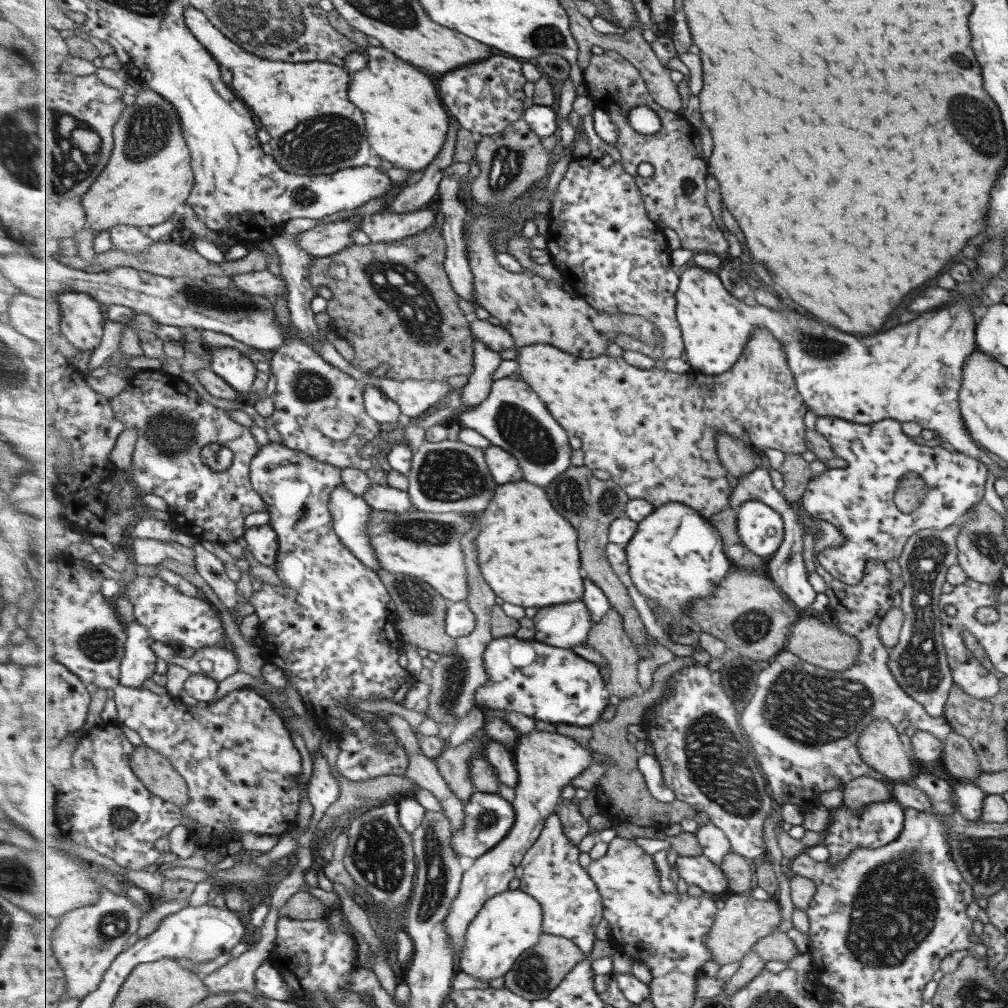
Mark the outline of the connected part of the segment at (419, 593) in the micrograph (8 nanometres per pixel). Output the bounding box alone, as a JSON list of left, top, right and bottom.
[377,569,458,655]

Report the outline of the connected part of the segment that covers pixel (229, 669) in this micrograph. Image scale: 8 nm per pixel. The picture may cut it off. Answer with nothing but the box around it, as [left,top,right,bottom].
[173,646,239,682]

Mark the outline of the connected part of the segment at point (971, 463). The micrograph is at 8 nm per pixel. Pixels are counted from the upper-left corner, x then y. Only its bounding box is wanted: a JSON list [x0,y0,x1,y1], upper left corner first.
[802,416,987,586]

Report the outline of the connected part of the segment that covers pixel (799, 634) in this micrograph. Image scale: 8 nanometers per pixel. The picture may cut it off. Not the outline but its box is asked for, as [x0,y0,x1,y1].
[787,615,860,670]

